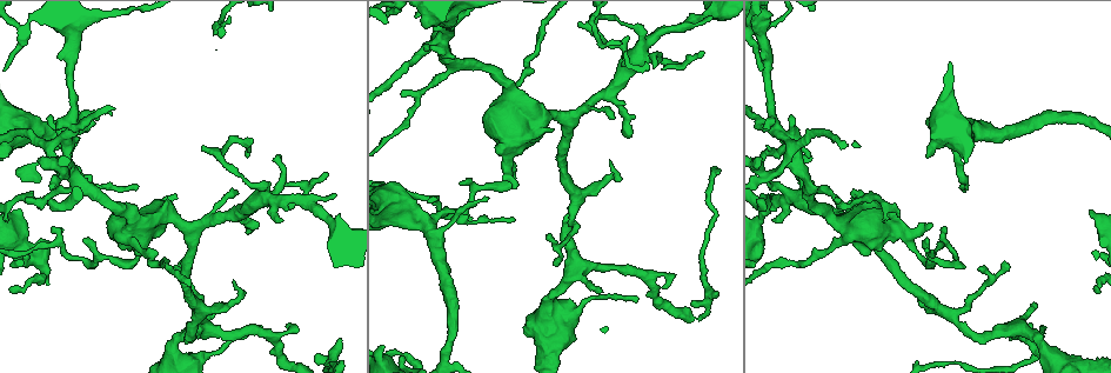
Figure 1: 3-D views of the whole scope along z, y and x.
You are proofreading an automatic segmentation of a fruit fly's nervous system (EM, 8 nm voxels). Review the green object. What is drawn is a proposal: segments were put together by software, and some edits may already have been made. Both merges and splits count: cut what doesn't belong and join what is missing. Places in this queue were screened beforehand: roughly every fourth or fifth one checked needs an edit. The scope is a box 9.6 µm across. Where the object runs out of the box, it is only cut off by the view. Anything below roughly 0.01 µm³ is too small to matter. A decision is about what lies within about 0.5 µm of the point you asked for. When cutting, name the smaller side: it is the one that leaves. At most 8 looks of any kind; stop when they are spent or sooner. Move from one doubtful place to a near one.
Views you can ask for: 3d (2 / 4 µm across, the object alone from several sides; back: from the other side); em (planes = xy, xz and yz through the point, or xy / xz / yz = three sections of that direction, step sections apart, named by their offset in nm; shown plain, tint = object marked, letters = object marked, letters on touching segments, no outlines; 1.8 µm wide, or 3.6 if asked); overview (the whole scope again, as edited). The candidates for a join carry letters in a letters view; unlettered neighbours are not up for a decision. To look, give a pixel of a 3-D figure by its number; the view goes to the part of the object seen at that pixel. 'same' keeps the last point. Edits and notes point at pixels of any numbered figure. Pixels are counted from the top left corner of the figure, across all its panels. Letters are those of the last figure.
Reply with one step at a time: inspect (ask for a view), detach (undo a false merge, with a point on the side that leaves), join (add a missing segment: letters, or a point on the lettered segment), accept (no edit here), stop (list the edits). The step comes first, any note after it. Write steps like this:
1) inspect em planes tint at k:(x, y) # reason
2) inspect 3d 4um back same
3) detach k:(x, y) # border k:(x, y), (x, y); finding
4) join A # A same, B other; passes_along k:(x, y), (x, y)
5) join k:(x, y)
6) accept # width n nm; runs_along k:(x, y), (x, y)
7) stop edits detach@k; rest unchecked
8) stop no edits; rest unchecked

inspect 3d 2um at 1:(768, 176) # abrupt turn

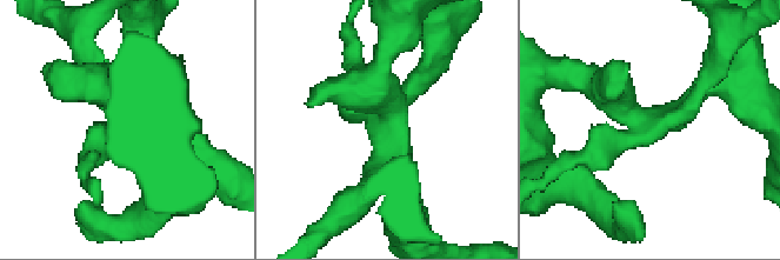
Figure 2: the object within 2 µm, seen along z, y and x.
inspect em xy step 8 letters at 2:(639, 115) # need the tissue

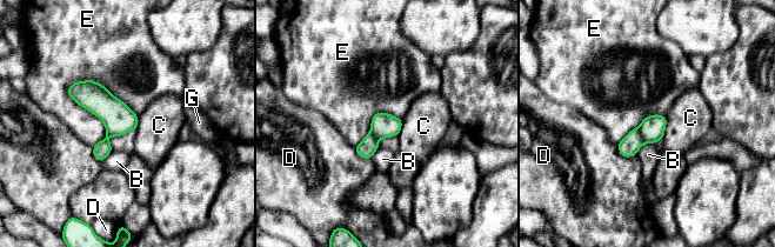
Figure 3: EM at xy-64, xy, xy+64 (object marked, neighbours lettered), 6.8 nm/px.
inspect em planes letters same

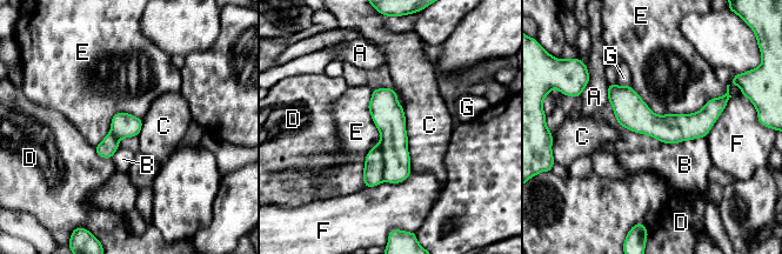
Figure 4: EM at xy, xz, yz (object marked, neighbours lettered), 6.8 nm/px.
detach 4:(374, 165) # width 180 nm; A other, B other, C other, D other, E other, F other, G other; a second cell is stuck on

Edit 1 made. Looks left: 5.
inspect overview # redraw

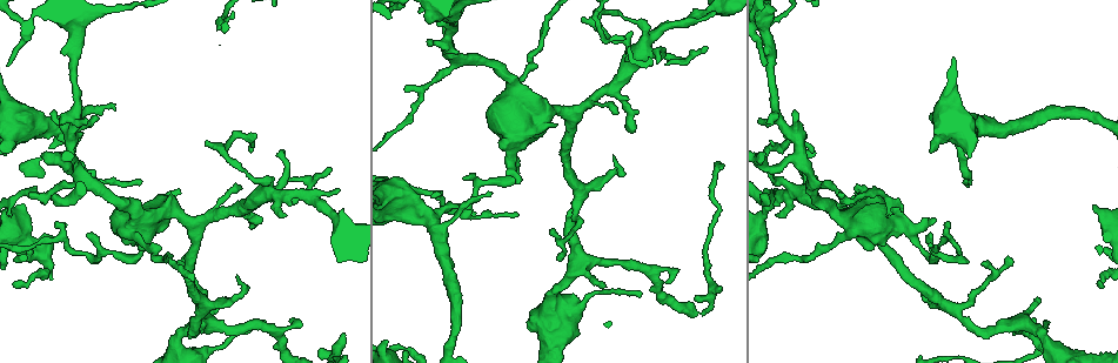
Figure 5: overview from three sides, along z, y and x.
inspect 3d 2um back at 5:(795, 190) # abrupt turn

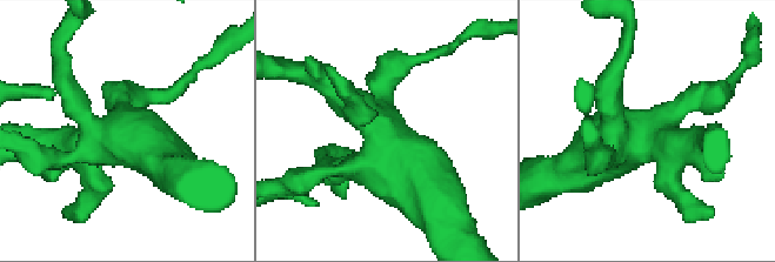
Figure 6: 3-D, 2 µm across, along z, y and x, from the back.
inspect em planes tint at 6:(381, 131) # shape alone is not enough

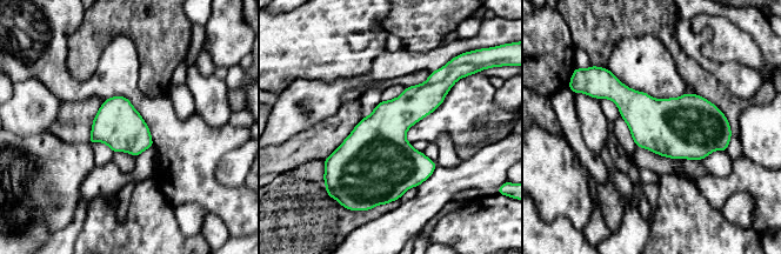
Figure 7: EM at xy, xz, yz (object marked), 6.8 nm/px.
inspect em planes letters same # what lies round it

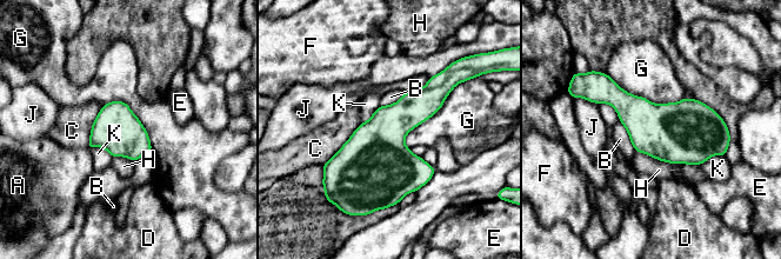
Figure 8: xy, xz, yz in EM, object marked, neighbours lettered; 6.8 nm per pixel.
accept # longest_contact G 550 nm; A other, B other, C other, D other, E other, F other, G other, H other, J other, K other; border 8:(606, 73), (653, 103), (683, 98); continuous, no second cell

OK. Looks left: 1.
stop edits detach@4; rest unchecked

